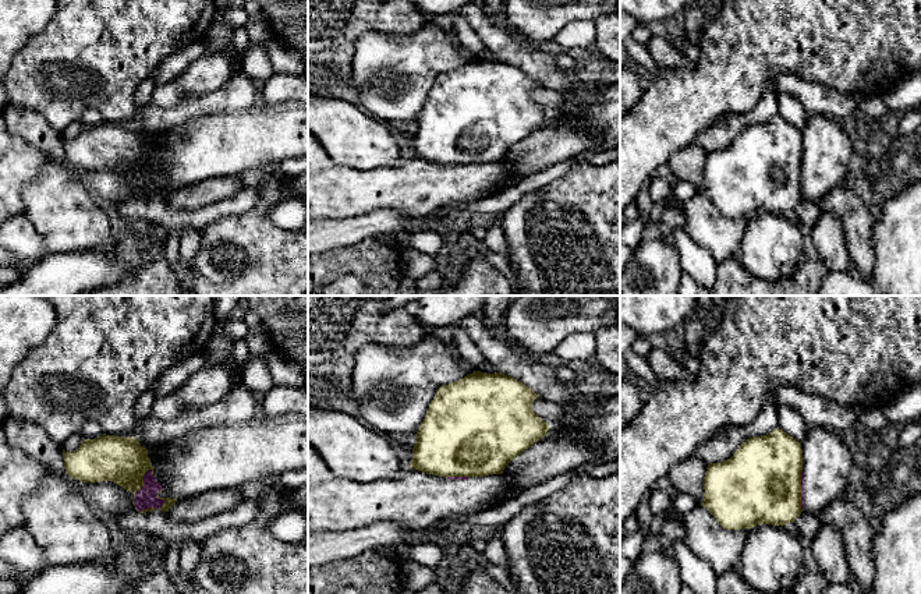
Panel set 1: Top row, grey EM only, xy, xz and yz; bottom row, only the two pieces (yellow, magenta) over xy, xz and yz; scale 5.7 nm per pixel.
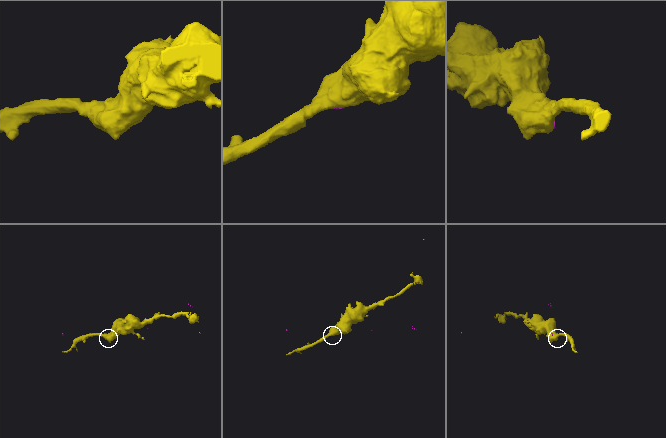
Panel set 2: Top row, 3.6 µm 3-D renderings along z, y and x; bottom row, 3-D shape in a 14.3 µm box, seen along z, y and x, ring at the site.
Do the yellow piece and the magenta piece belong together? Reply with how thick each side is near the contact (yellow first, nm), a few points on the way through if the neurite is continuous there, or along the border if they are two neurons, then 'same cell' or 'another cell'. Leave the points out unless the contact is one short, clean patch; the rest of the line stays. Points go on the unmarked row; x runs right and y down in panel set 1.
calibres 280 and 120 nm; another cell

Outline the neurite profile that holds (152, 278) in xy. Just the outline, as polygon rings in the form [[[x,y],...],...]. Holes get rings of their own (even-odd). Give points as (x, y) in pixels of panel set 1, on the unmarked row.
[[[164,259],[142,261],[118,284],[93,290],[84,296],[183,296],[183,284]]]

